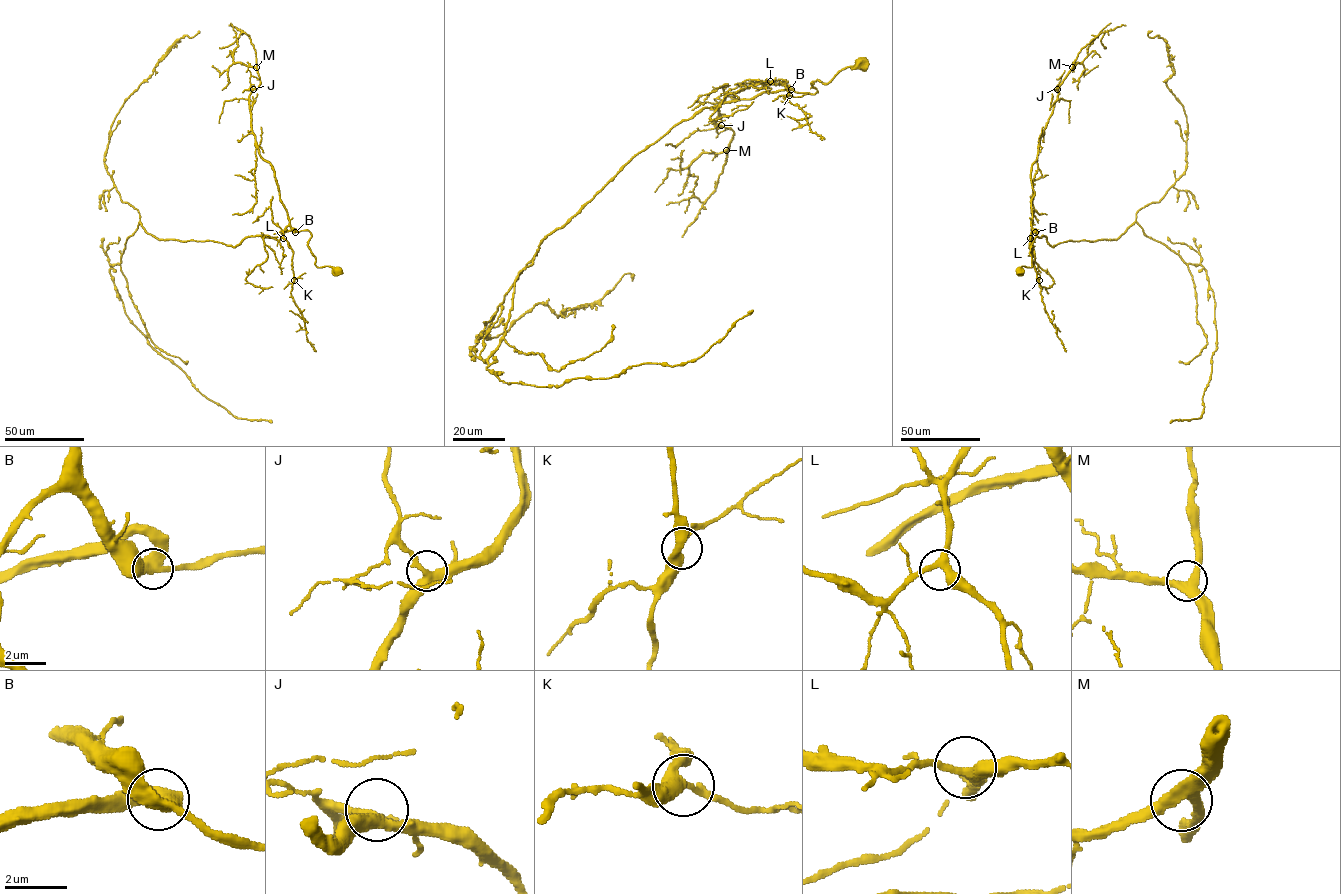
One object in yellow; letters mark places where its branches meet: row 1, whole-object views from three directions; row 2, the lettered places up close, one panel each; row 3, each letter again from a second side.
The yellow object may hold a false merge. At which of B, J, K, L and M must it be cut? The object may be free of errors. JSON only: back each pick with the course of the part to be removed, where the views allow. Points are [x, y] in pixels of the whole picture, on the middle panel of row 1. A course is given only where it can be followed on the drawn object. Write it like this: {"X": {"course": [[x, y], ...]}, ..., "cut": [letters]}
{"cut": []}

